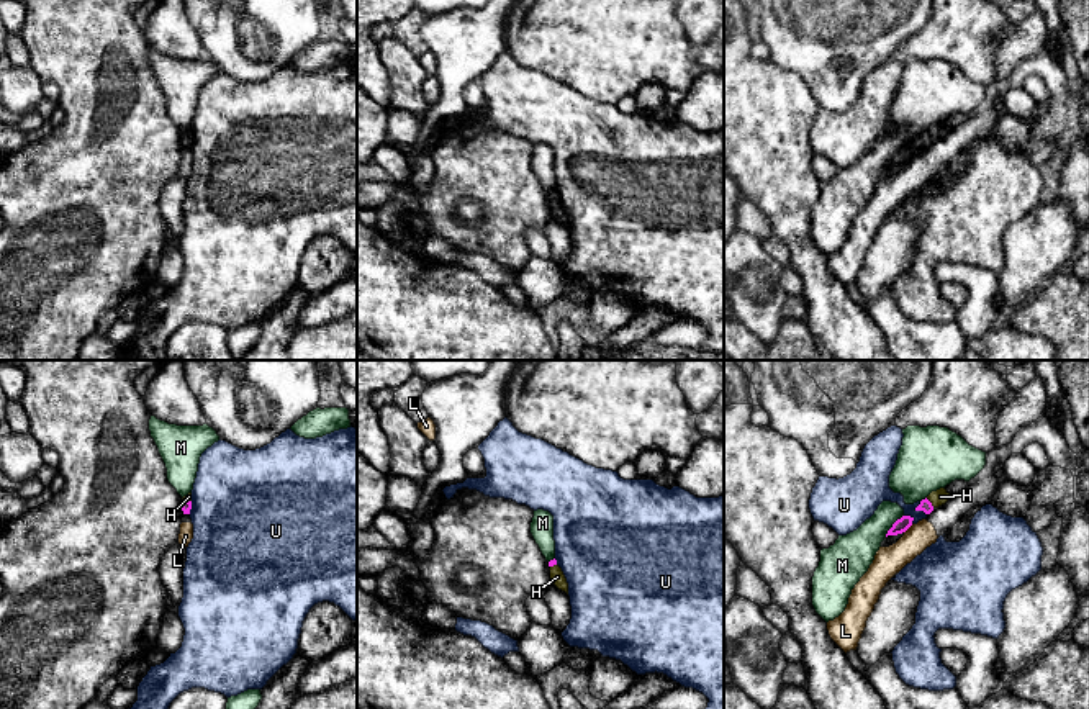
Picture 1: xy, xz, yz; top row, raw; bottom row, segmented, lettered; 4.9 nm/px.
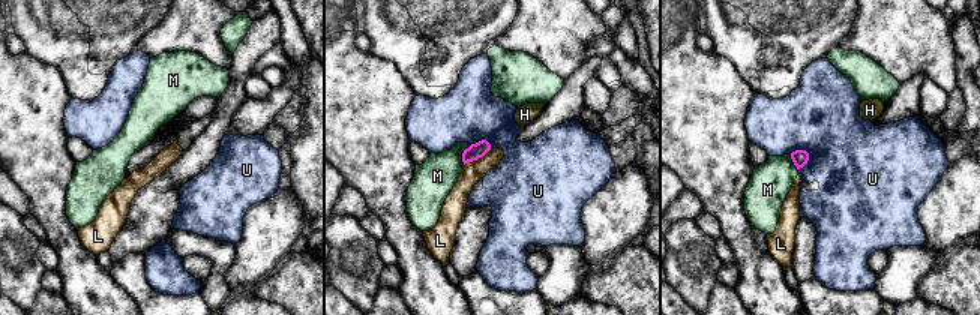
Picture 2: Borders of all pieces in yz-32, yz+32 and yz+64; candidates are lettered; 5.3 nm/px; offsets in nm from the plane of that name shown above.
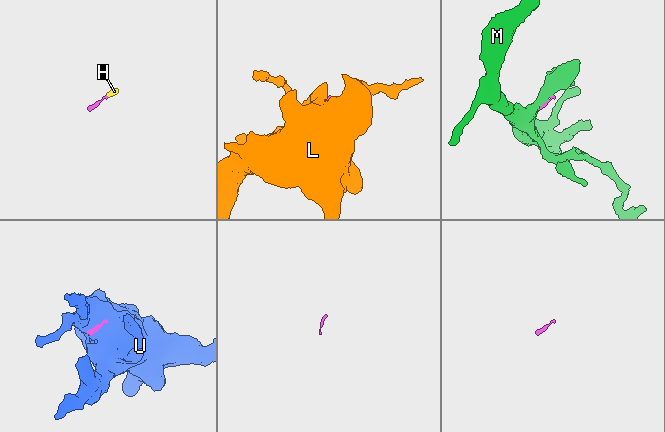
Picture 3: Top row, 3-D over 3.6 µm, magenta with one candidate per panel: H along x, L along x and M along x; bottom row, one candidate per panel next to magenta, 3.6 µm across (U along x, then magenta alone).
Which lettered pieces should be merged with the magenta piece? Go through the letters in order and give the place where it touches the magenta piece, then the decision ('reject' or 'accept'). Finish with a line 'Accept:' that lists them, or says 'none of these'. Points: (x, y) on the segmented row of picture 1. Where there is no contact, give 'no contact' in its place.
H: meets magenta in yz at (930, 503); accept
L: meets magenta in yz at (908, 528); reject
M: meets magenta in yz at (893, 526); reject
U: meets magenta in yz at (917, 510); reject
Accept: H

